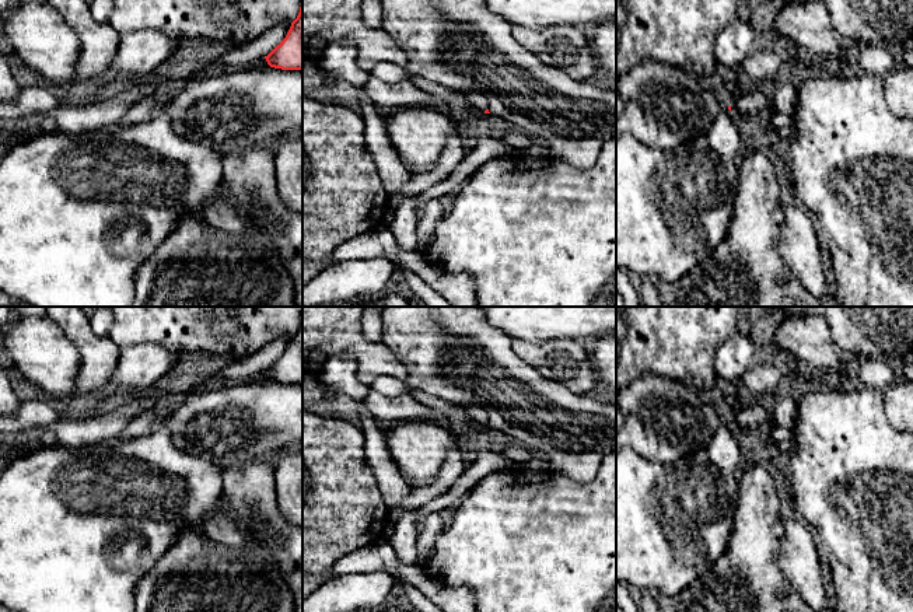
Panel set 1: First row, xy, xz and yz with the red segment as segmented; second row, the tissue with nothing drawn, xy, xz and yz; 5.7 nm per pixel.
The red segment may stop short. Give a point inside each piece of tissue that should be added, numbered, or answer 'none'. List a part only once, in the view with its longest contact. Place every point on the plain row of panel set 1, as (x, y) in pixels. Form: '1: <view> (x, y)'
1: xz (475, 415)

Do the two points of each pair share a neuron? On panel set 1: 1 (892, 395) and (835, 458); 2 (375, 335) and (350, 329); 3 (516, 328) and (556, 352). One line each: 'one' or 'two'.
1: two
2: two
3: two

